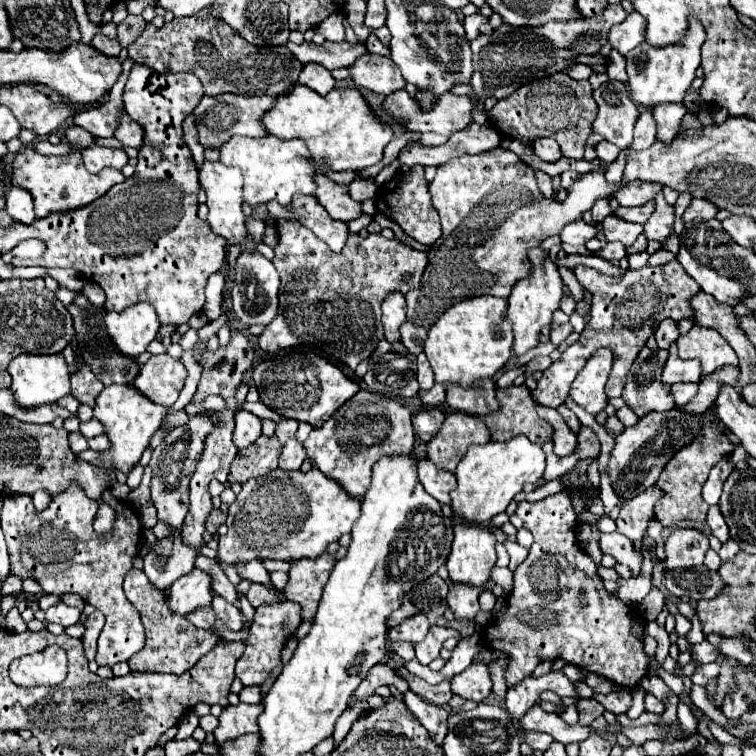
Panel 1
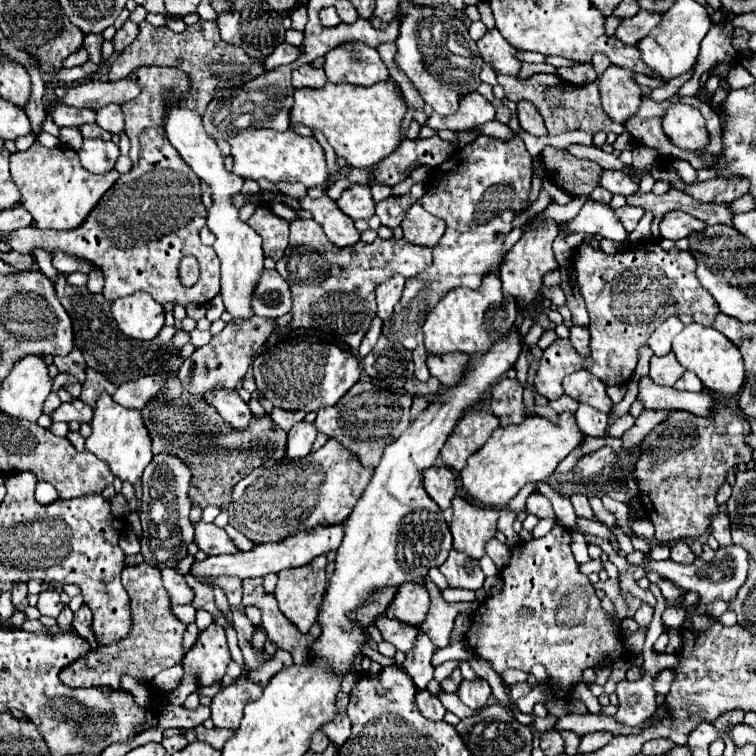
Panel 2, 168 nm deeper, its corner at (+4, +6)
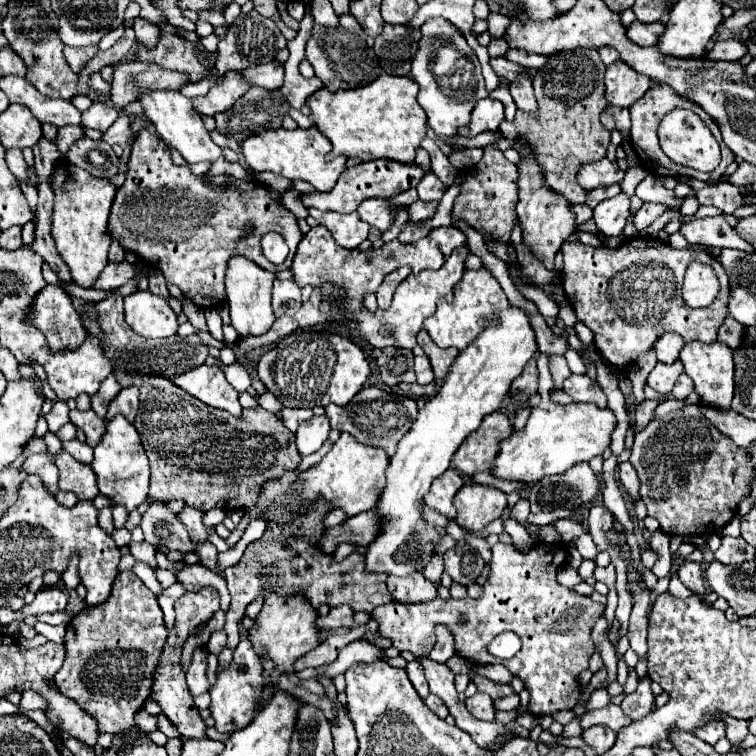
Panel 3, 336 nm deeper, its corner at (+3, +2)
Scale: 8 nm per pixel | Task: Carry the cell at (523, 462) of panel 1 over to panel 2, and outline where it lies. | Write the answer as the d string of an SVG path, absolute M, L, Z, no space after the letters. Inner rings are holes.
M571 411L559 413L557 421L527 417L523 423L499 427L493 431L483 449L479 449L467 461L467 467L459 473L463 489L477 503L503 507L519 493L523 485L545 481L557 469L557 465L581 443L583 437L585 433L579 429Z

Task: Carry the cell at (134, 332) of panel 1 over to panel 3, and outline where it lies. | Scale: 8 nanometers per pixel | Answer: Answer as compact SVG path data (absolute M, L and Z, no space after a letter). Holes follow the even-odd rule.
M136 291L124 297L124 315L128 327L142 337L164 339L178 329L176 313L170 309L168 301L150 291Z

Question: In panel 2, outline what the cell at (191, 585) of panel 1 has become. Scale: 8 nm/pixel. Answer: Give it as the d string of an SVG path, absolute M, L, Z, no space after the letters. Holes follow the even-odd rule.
M317 525L313 529L307 529L303 533L297 533L293 537L287 537L277 543L263 543L255 545L251 551L237 551L231 555L217 555L217 557L207 557L205 561L197 561L191 567L191 575L197 579L203 577L221 577L221 575L231 575L239 579L247 577L263 577L269 573L279 573L283 569L291 567L303 567L311 563L319 555L327 555L331 551L337 551L345 535L345 525Z

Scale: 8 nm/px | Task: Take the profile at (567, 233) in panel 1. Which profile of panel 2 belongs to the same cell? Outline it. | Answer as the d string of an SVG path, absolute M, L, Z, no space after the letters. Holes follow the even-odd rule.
M591 197L583 205L579 215L565 225L565 229L571 233L581 233L581 235L601 235L605 239L613 239L619 243L629 239L629 233L621 225L613 207L607 203L599 203Z

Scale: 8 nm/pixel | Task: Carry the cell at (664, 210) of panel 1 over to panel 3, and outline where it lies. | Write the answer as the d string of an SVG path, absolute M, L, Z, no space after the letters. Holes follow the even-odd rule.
M722 215L716 217L704 217L704 219L694 219L688 221L680 227L680 235L690 243L700 243L700 245L710 245L710 247L730 247L730 249L740 249L746 253L752 253L752 245L746 243L736 235L736 231L726 223Z

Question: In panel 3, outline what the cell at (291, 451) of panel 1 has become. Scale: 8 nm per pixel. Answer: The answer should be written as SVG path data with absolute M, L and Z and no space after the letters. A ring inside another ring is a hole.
M320 415L320 417L312 417L310 421L300 423L298 431L296 431L296 445L298 445L298 453L302 457L316 453L324 441L328 439L330 433L330 425L328 425L328 417Z

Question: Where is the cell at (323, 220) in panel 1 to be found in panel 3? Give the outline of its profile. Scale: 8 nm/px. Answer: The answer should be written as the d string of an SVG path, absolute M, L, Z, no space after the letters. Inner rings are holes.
M320 211L316 213L316 221L324 225L334 241L344 249L358 249L358 245L368 237L368 225L360 221L356 213L336 213L336 211Z

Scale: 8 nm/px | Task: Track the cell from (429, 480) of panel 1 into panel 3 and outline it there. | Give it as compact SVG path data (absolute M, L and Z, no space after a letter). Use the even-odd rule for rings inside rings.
M448 469L444 471L440 477L436 477L432 481L430 491L424 497L424 503L432 509L436 509L438 513L442 513L448 519L456 517L456 509L452 505L454 495L458 493L458 489L464 485L460 473L456 469Z

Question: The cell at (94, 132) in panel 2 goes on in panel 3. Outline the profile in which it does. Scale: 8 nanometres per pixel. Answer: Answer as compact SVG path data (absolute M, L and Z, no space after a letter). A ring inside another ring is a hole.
M120 115L120 117L118 117L118 121L116 121L108 131L104 131L104 133L102 133L102 139L104 139L106 143L110 143L110 145L114 145L114 143L126 145L128 135L130 135L128 125L130 125L128 115Z

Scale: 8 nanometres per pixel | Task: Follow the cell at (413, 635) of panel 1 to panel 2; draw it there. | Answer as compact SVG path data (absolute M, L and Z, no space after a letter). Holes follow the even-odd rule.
M407 581L399 585L391 605L387 607L387 615L391 619L399 619L403 623L419 627L425 621L429 609L429 593L421 581Z

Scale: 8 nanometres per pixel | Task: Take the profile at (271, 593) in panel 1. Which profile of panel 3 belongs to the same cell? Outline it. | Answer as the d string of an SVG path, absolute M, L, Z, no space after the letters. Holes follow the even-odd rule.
M186 565L180 573L176 573L178 583L182 583L186 587L186 591L198 591L206 585L212 585L218 593L220 593L220 601L222 601L222 611L228 611L230 607L230 593L226 587L224 577L220 577L218 573L210 571L204 565Z

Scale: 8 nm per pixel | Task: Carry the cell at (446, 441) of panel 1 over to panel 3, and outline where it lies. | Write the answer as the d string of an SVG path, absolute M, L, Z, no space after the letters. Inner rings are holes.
M500 411L488 415L480 429L470 433L460 449L454 453L452 463L464 475L474 475L478 471L488 471L494 465L494 457L498 453L498 443L512 433L512 425L508 417Z

